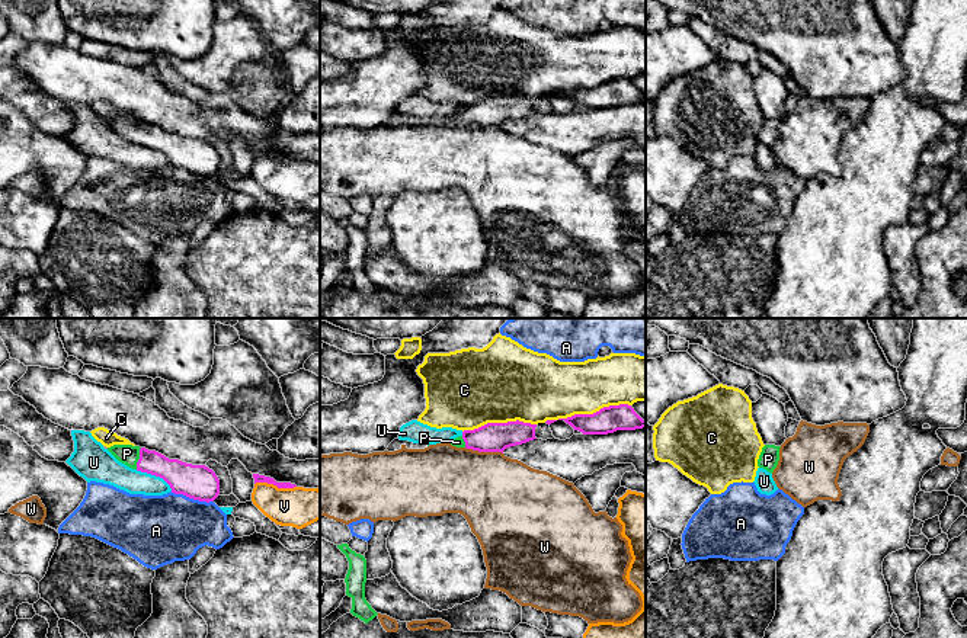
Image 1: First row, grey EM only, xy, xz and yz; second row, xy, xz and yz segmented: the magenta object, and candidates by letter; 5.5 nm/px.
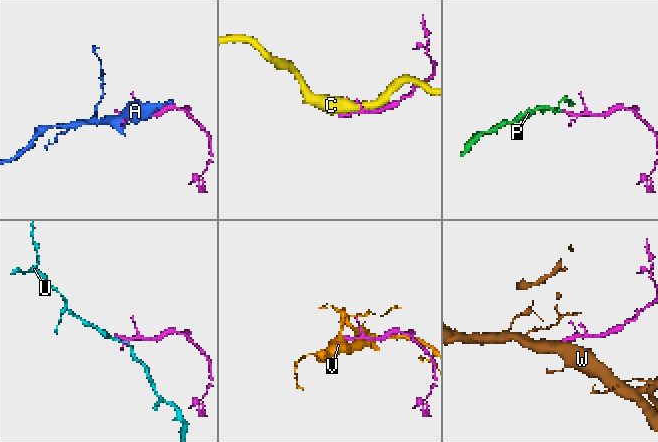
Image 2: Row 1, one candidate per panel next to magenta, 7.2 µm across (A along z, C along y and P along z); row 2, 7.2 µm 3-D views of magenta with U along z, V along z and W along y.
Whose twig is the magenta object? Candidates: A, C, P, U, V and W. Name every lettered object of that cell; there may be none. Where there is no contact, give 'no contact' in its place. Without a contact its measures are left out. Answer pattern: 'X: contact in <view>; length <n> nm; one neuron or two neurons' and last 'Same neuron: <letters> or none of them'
A: contact in xy; length 240 nm; two neurons
C: contact in xz; length 480 nm; two neurons
P: contact in xy; length 120 nm; one neuron
U: contact in xy; length 240 nm; two neurons
V: contact in xy; length 240 nm; two neurons
W: contact in xz; length 220 nm; two neurons
Same neuron: P

